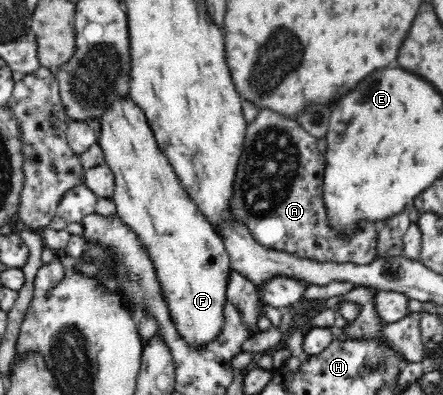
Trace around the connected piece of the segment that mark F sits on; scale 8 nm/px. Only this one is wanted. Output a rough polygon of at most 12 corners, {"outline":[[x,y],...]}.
{"outline":[[143,109],[98,121],[116,214],[147,249],[179,335],[223,328],[233,269]]}

